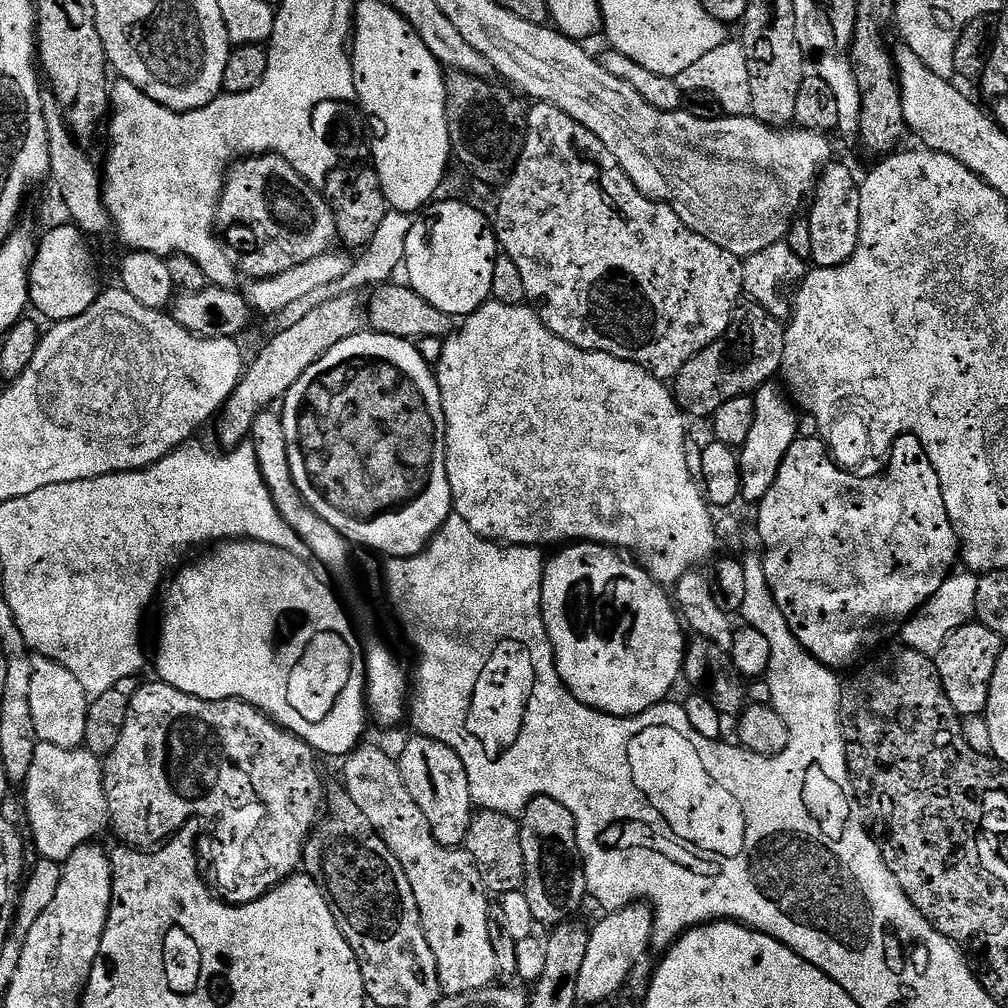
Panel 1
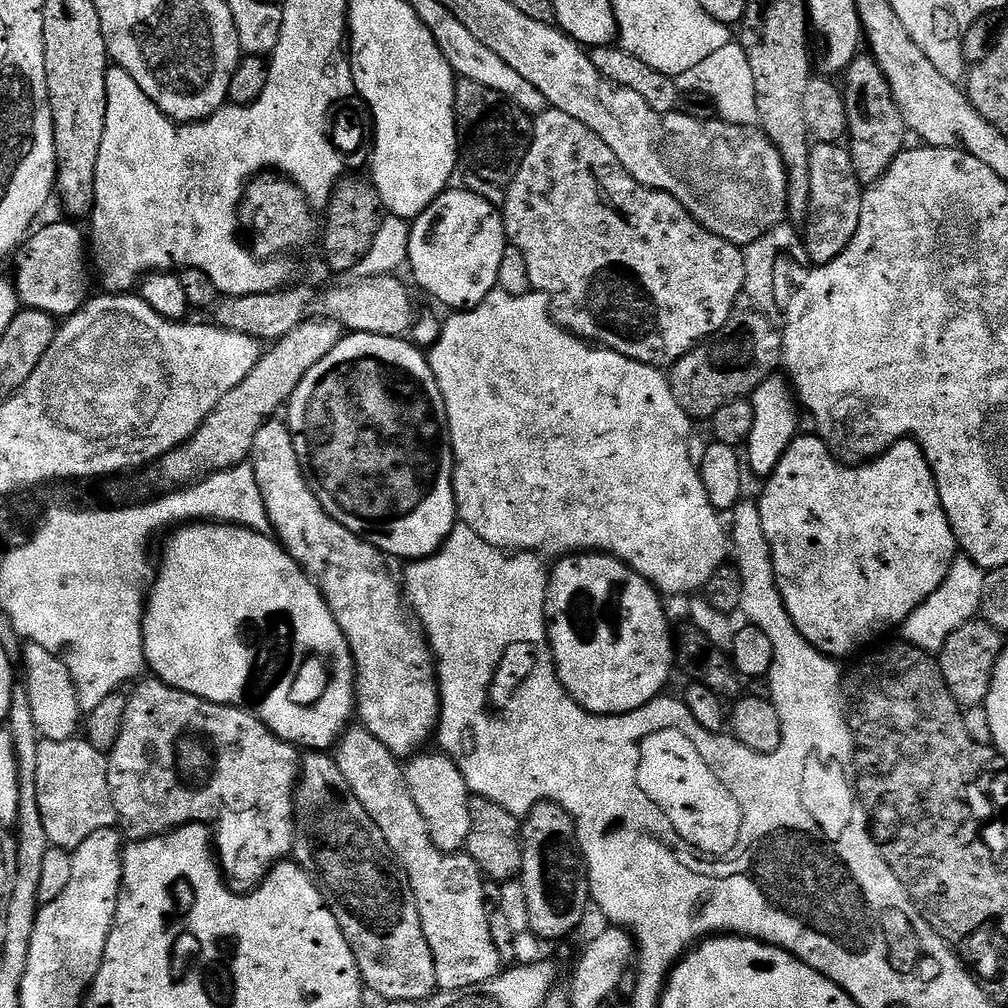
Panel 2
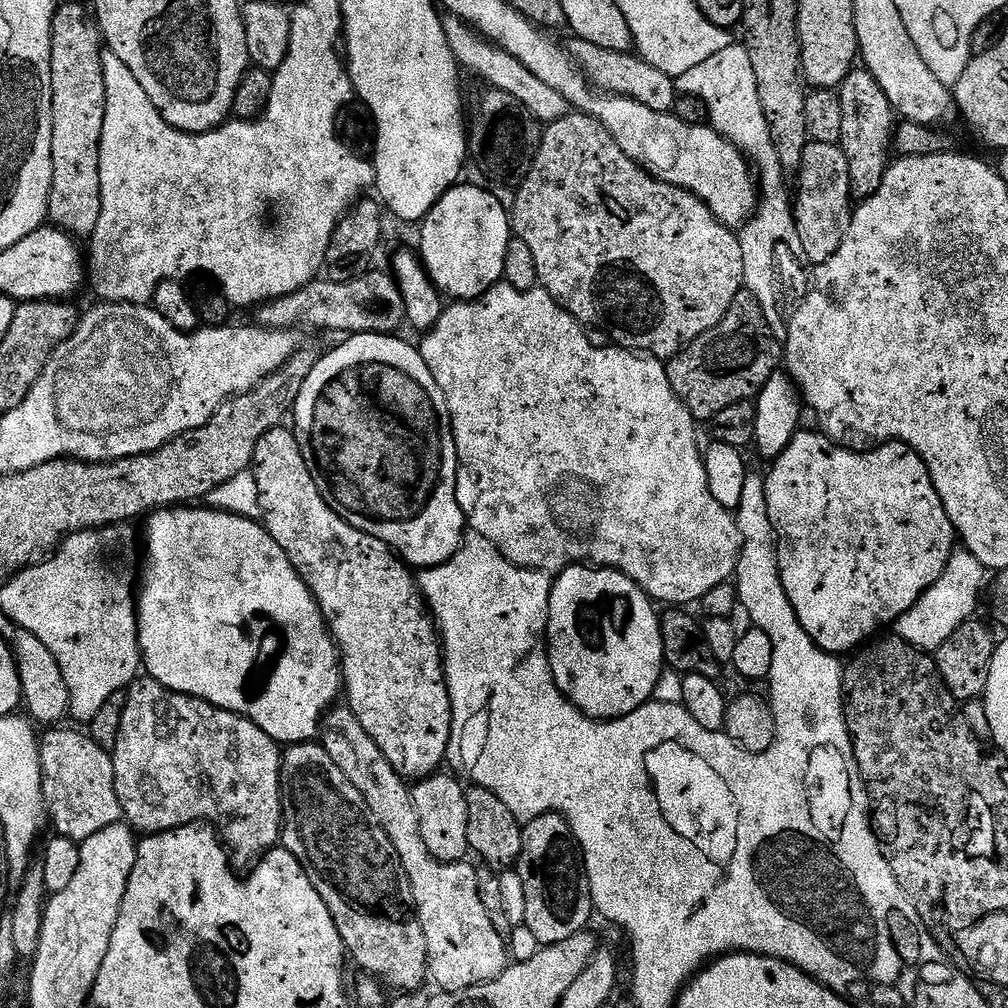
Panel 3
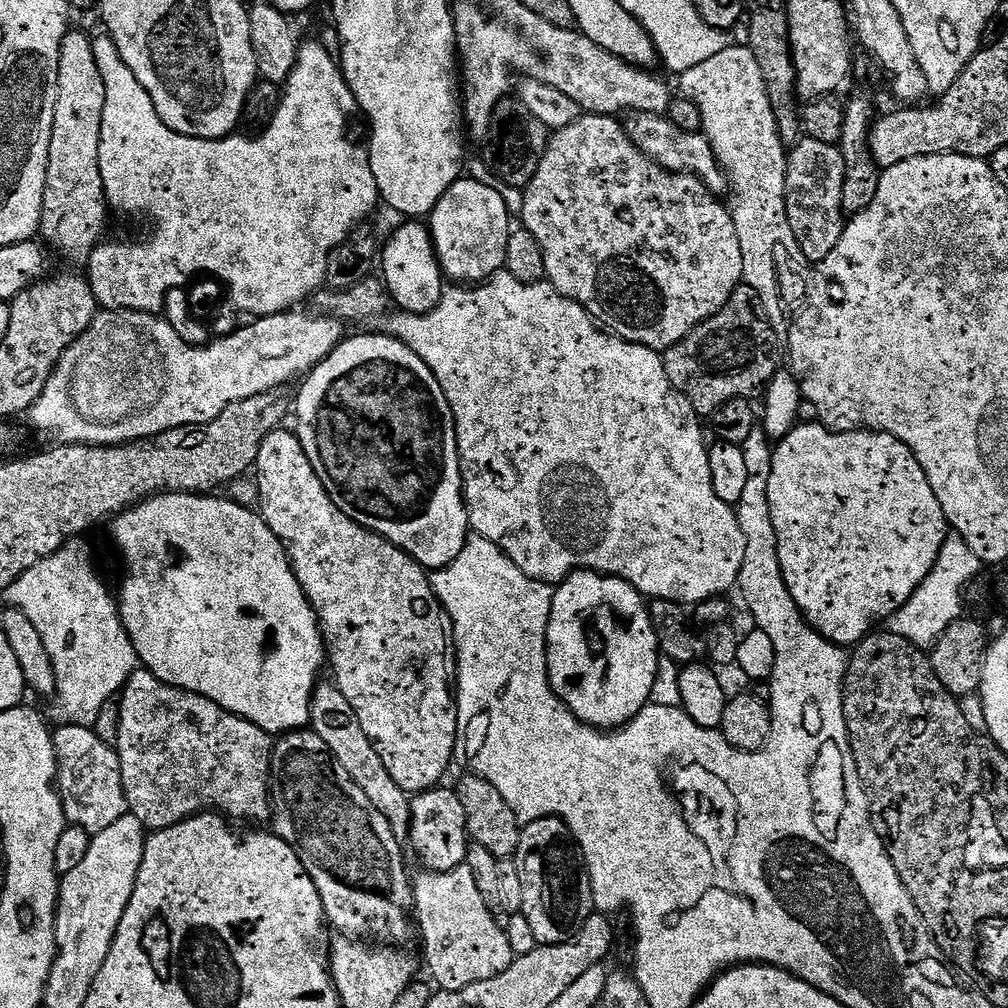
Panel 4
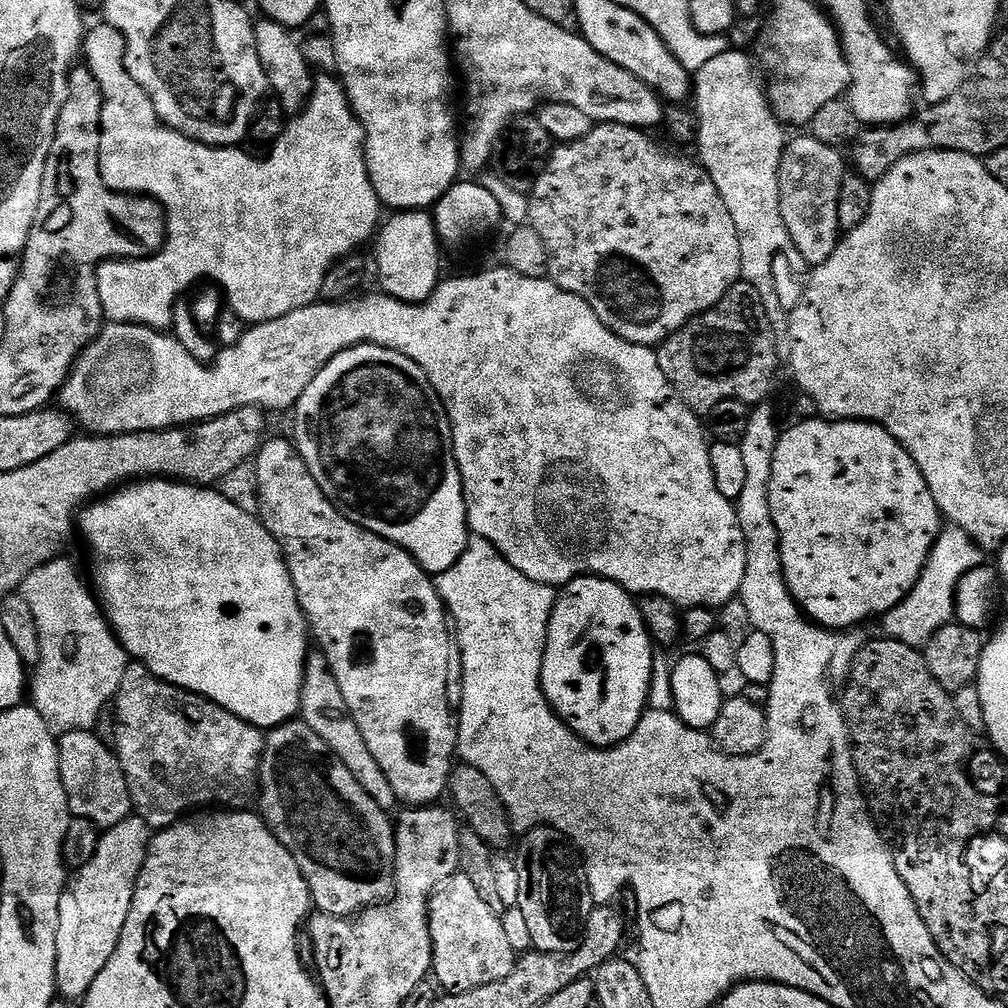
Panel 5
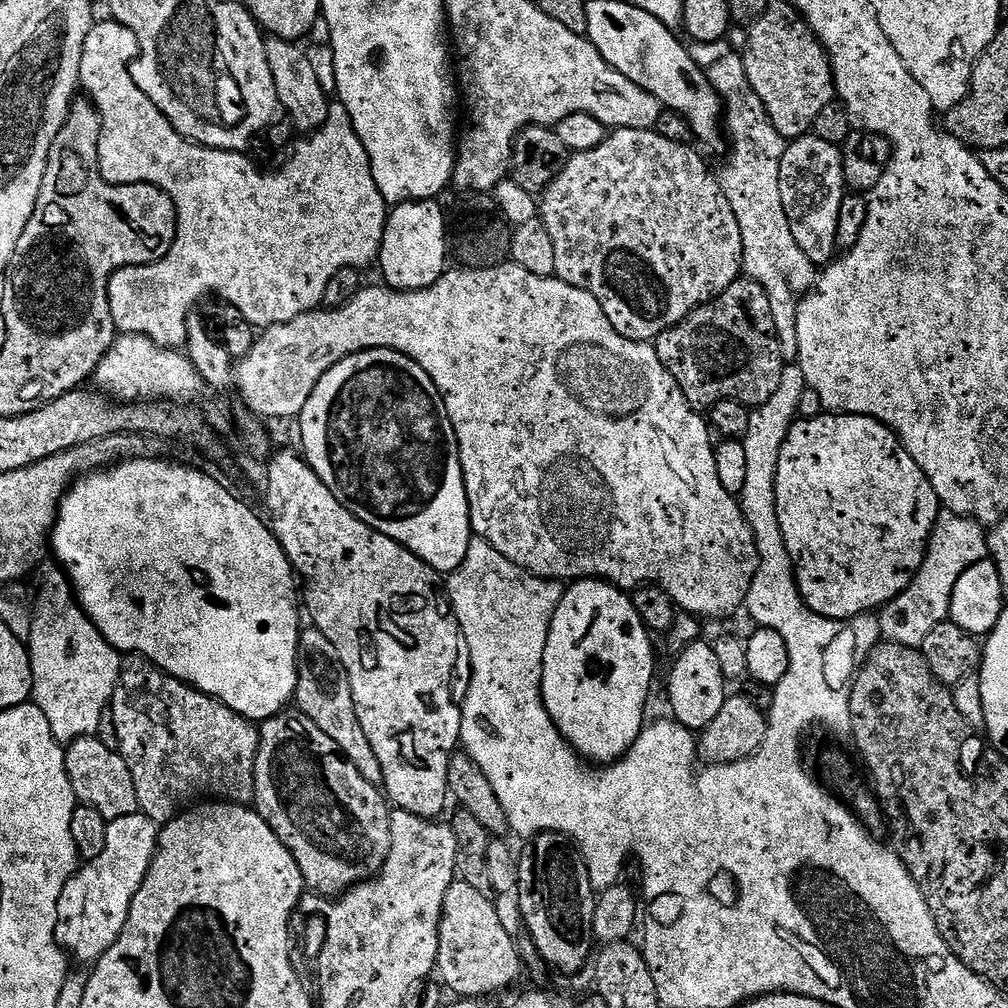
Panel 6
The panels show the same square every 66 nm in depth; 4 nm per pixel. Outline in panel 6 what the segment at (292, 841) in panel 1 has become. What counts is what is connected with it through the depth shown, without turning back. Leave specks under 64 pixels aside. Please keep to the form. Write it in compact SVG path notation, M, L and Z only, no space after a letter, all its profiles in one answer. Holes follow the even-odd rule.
M129 655L120 666L120 680L112 695L110 714L118 734L120 756L130 766L138 806L158 826L179 816L203 798L208 802L251 805L254 800L254 762L260 745L257 725L230 710L220 700L183 684L144 657Z

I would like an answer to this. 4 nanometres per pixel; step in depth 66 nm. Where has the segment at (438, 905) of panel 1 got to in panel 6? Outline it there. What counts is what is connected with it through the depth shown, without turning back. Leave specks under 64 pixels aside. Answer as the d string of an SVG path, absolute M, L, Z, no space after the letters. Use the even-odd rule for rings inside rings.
M308 626L301 631L298 650L296 651L296 695L294 697L295 707L330 742L334 742L336 751L351 762L354 770L366 778L366 782L377 786L383 785L382 766L378 763L378 758L374 758L374 750L370 747L370 741L366 739L365 732L358 722L358 714L354 710L354 694L350 690L350 682L342 662L338 658L338 650L315 626ZM459 879L446 890L436 968L443 987L456 998L492 996L510 987L522 973L517 941L498 922L495 903Z

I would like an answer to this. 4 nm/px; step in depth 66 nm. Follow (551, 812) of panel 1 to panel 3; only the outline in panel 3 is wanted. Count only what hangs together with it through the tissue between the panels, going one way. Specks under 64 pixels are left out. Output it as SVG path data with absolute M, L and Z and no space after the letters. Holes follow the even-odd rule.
M547 812L523 825L518 871L522 878L522 886L526 890L526 918L523 927L534 933L534 938L538 938L541 946L566 942L566 938L574 938L574 934L589 927L588 919L594 916L594 909L588 874L584 871L583 863L578 859L576 835L572 833L568 820L559 812Z

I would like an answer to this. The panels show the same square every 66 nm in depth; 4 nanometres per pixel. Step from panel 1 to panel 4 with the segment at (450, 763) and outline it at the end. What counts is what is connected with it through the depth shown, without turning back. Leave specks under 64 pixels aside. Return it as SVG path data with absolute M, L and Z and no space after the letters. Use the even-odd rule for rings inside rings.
M437 786L429 792L422 792L411 797L412 801L412 827L408 829L408 840L421 860L423 867L429 872L449 872L461 867L468 859L470 841L468 827L466 826L466 810L462 810L462 802L458 794L451 788Z

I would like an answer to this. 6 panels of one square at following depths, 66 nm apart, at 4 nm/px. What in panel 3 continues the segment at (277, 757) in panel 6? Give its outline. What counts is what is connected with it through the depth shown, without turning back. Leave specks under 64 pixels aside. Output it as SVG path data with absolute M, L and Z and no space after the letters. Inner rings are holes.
M289 744L283 749L280 801L284 811L282 846L298 858L310 882L314 882L314 890L322 894L322 902L326 902L326 910L330 910L334 926L338 926L338 934L351 963L353 960L363 973L379 980L389 989L396 988L392 990L397 993L421 991L425 987L424 980L426 984L429 979L428 947L426 934L422 934L420 919L416 917L416 903L406 870L402 870L402 862L398 862L398 854L394 846L390 846L386 830L382 830L380 823L370 814L354 782L350 782L350 778L334 766L334 758L326 754L323 744Z

